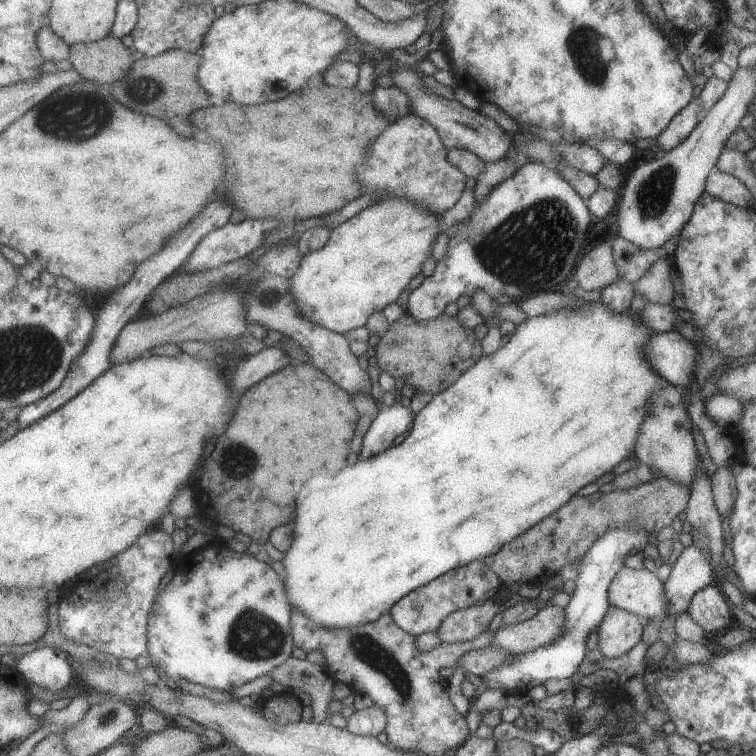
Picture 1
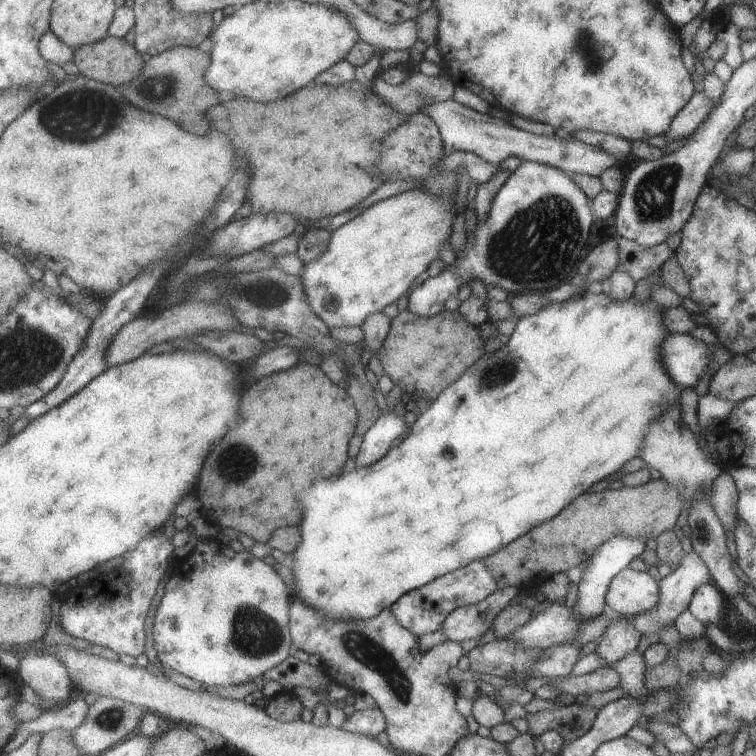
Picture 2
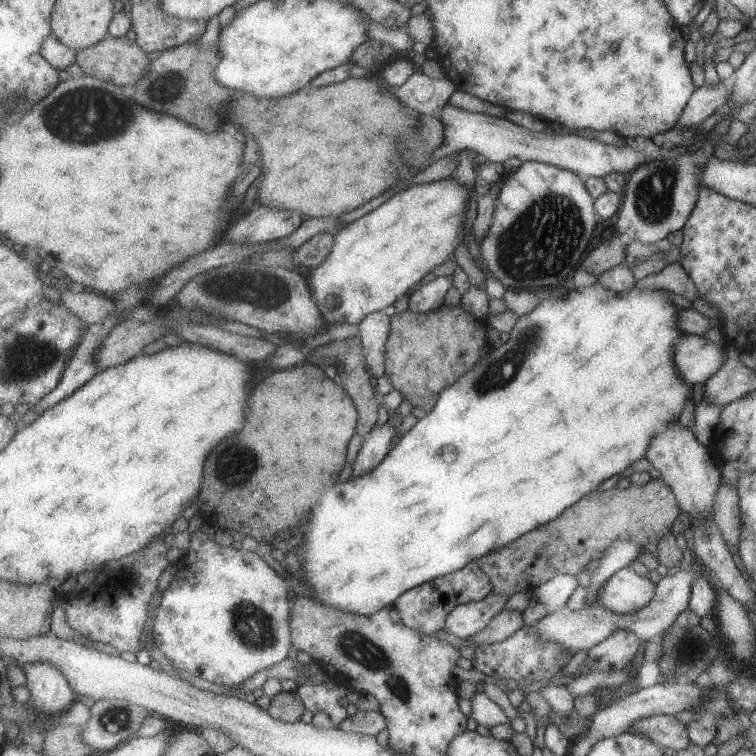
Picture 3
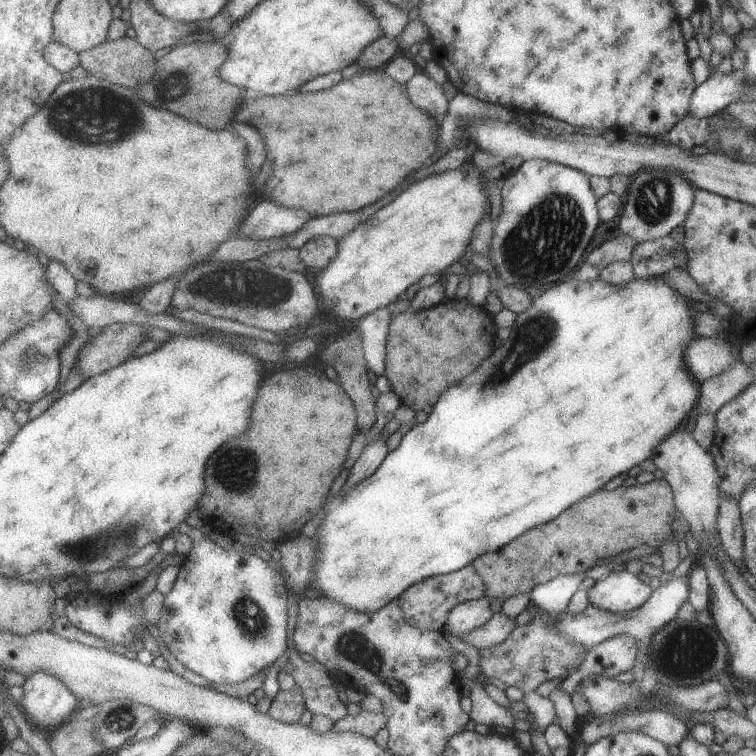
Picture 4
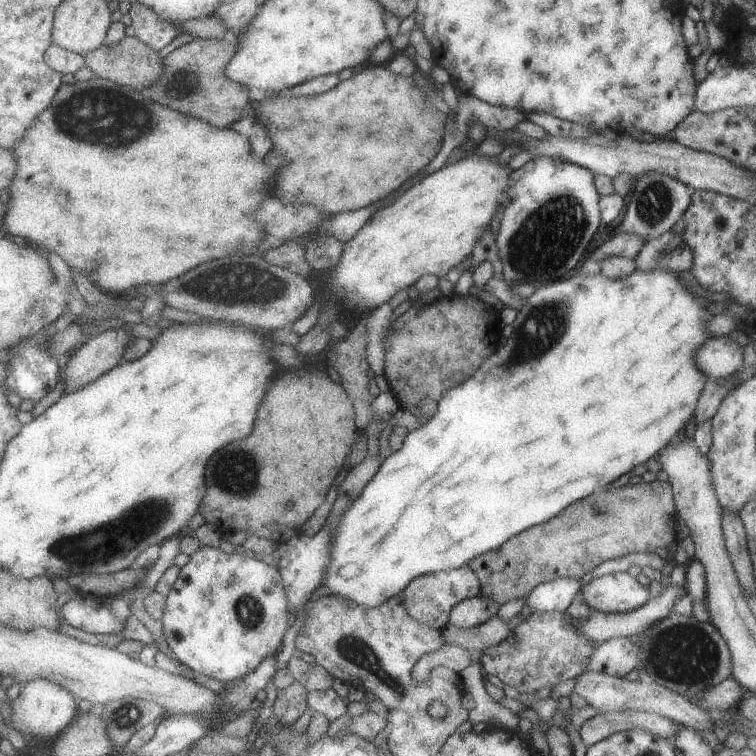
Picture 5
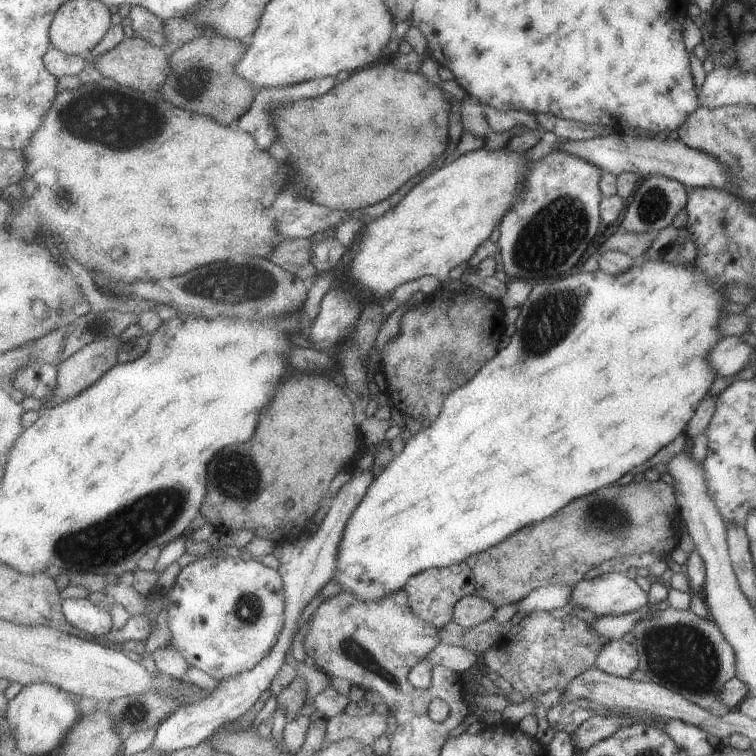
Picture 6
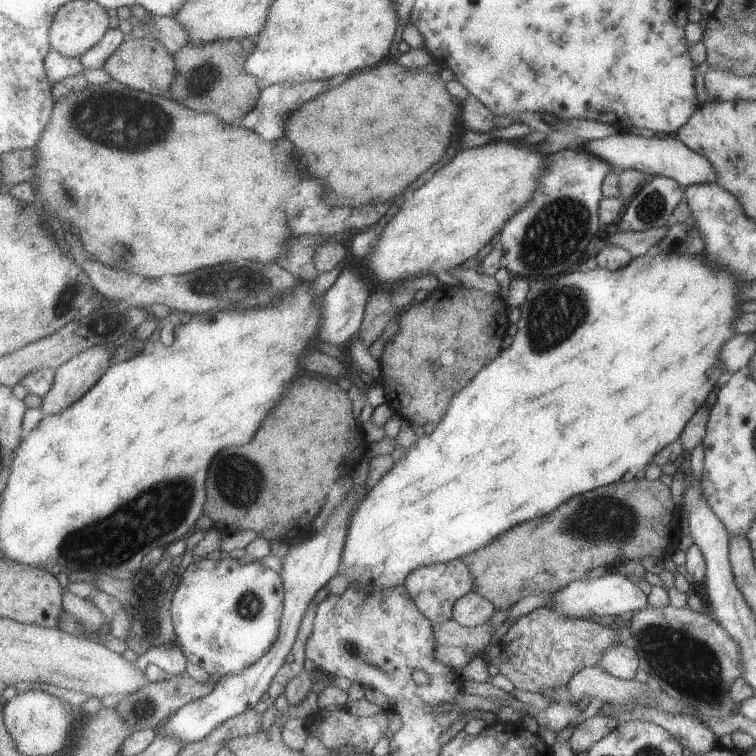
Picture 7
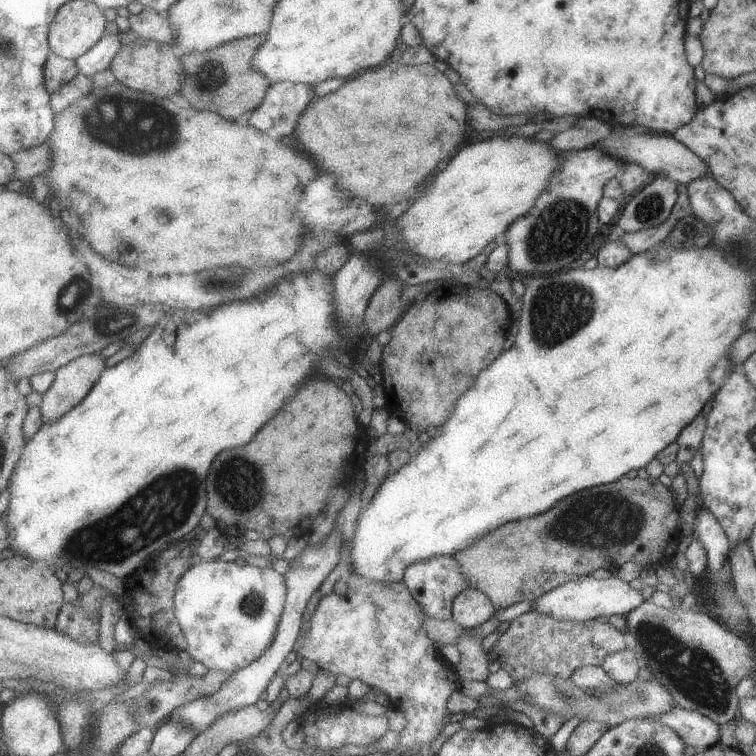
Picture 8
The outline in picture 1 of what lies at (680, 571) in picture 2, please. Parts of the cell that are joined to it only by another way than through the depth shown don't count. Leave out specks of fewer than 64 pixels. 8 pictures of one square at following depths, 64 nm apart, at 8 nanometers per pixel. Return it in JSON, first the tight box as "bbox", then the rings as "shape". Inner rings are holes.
{"bbox":[663,544,716,616],"shape":[[[694,544],[686,547],[672,566],[668,579],[666,582],[663,582],[667,600],[665,614],[669,616],[672,614],[682,614],[683,612],[688,611],[694,594],[712,583],[716,583],[716,576],[711,567],[709,556],[704,551],[698,549]]]}

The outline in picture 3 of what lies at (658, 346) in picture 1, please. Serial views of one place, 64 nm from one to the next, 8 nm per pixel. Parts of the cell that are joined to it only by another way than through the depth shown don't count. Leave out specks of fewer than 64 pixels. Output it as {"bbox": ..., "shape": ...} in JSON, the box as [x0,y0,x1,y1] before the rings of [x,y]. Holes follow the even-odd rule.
{"bbox":[675,335,726,386],"shape":[[[684,335],[675,344],[675,365],[692,386],[705,382],[724,366],[726,344],[716,344],[704,336]]]}

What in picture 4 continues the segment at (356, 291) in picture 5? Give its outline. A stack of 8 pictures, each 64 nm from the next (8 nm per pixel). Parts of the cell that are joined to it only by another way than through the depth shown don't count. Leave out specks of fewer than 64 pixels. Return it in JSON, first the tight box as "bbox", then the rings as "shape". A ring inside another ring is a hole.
{"bbox":[317,162,492,325],"shape":[[[472,162],[429,175],[424,180],[414,182],[394,202],[373,214],[352,234],[339,241],[341,253],[317,278],[326,309],[336,315],[339,324],[342,325],[345,320],[360,321],[380,308],[390,306],[404,297],[408,286],[421,280],[422,276],[446,274],[444,272],[454,262],[460,262],[464,256],[468,256],[474,229],[484,217],[489,216],[489,207],[492,205],[484,187],[489,178]]]}

